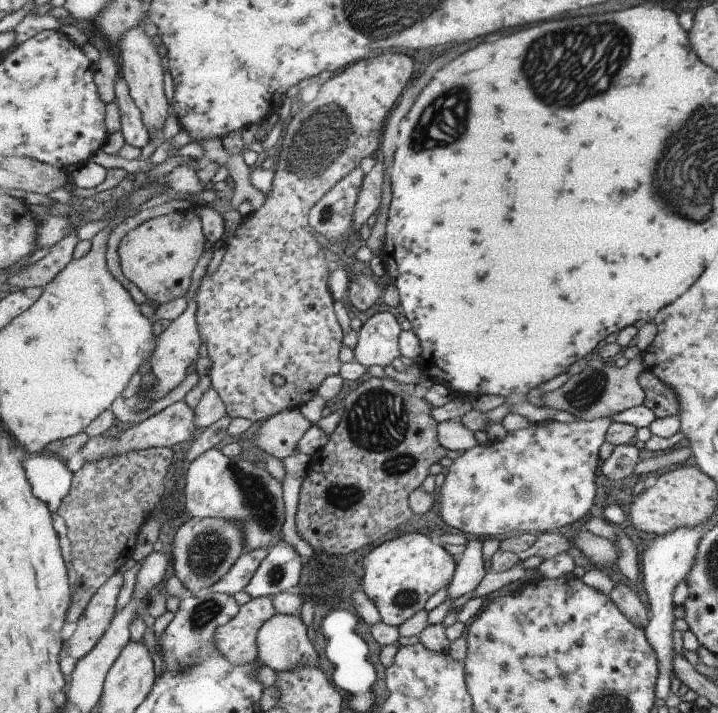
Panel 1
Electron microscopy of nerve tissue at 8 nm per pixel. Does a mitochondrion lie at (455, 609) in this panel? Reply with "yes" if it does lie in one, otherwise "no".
no

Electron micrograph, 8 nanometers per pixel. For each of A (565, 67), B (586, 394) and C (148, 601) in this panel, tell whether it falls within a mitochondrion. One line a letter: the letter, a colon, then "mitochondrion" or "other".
A: mitochondrion
B: mitochondrion
C: other

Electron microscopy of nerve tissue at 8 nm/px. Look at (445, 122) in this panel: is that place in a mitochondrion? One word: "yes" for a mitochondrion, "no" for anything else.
yes

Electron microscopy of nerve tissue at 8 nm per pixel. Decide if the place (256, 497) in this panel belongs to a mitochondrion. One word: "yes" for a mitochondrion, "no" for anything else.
yes

